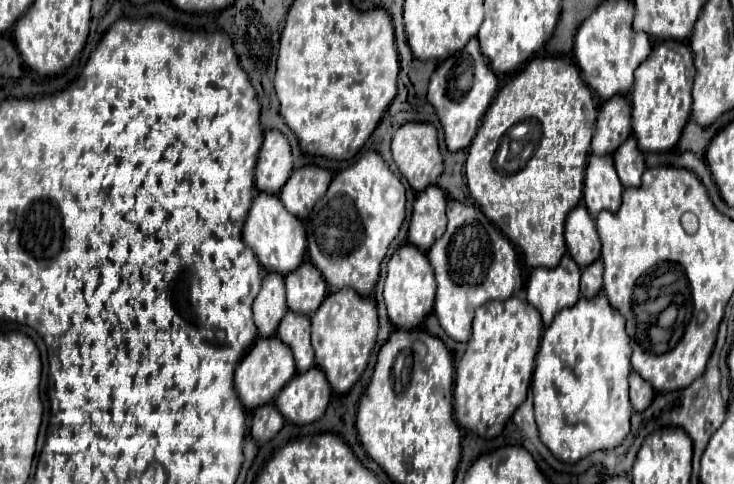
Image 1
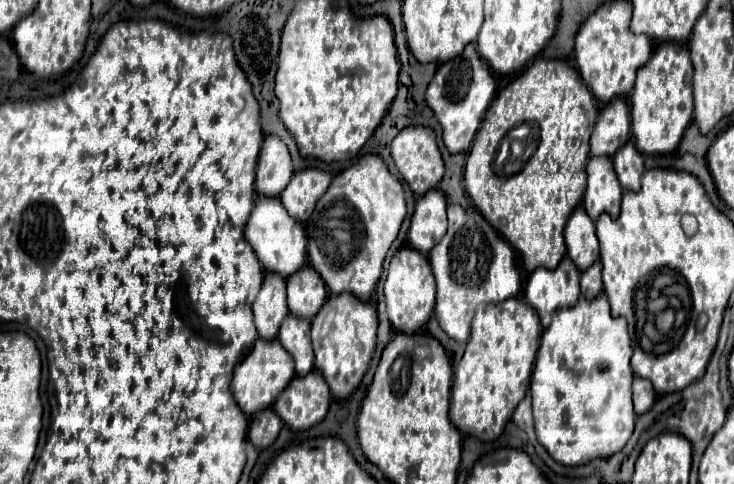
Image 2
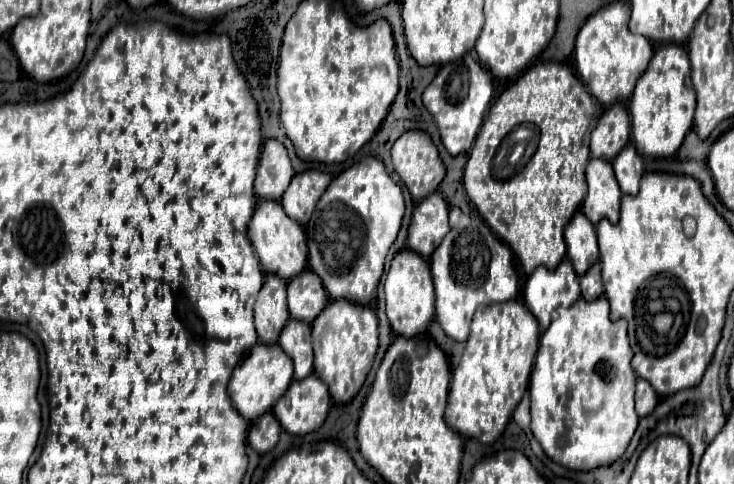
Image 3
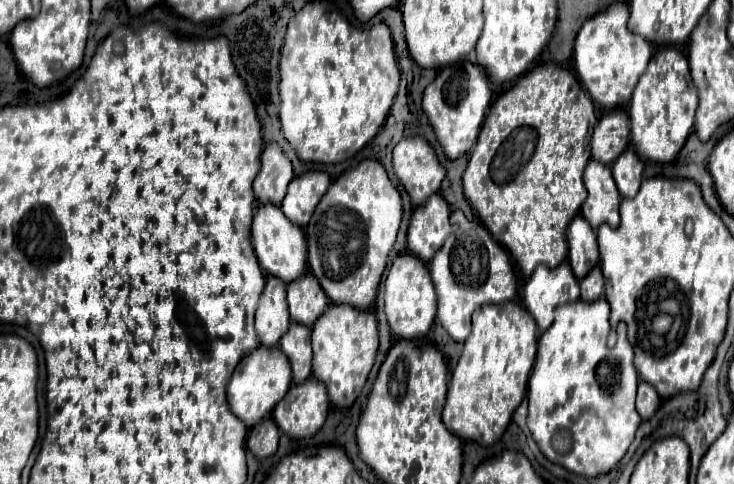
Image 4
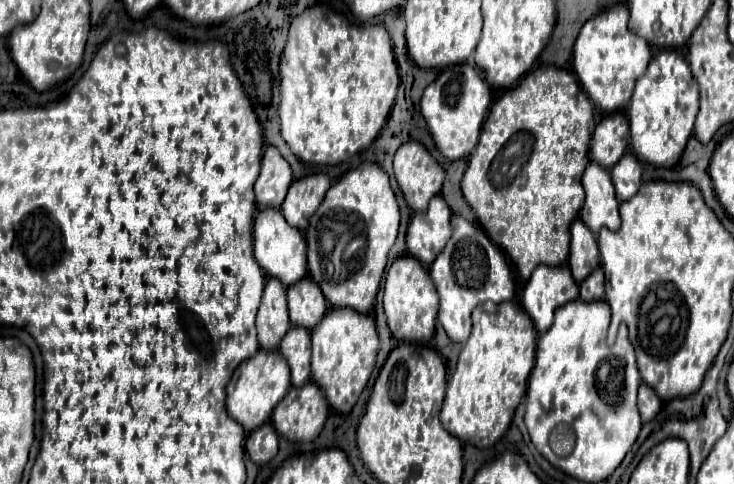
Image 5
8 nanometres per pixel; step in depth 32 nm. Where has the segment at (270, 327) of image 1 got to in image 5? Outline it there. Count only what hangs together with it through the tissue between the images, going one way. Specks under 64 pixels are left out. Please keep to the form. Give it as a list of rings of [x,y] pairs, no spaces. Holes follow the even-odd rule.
[[[268,278],[264,286],[264,296],[256,314],[256,330],[258,342],[264,350],[278,348],[284,332],[290,328],[288,320],[288,306],[286,306],[286,286],[280,284],[276,278]]]

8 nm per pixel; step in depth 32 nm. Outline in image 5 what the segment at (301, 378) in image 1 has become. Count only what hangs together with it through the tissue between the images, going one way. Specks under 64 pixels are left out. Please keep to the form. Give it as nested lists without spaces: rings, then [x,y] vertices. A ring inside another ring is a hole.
[[[308,380],[308,384],[292,388],[284,400],[280,400],[272,412],[272,424],[292,442],[314,440],[328,418],[328,410],[324,390],[314,384],[314,380]]]

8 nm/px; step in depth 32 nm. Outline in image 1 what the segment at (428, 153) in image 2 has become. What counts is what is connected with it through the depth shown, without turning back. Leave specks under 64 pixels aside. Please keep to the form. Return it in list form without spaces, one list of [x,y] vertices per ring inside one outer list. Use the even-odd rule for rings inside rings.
[[[404,122],[392,138],[392,158],[394,158],[400,174],[410,182],[410,186],[416,192],[424,190],[428,184],[436,184],[444,166],[442,166],[442,154],[438,148],[438,134],[436,134],[434,124]]]

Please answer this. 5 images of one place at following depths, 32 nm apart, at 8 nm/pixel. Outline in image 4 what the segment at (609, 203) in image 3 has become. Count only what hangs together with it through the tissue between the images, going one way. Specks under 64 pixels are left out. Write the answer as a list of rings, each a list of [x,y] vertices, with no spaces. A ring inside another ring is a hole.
[[[590,160],[584,170],[584,184],[588,190],[588,198],[582,204],[580,214],[590,220],[594,228],[598,228],[602,222],[618,226],[620,192],[612,180],[612,168],[608,164],[600,164],[600,160]]]

